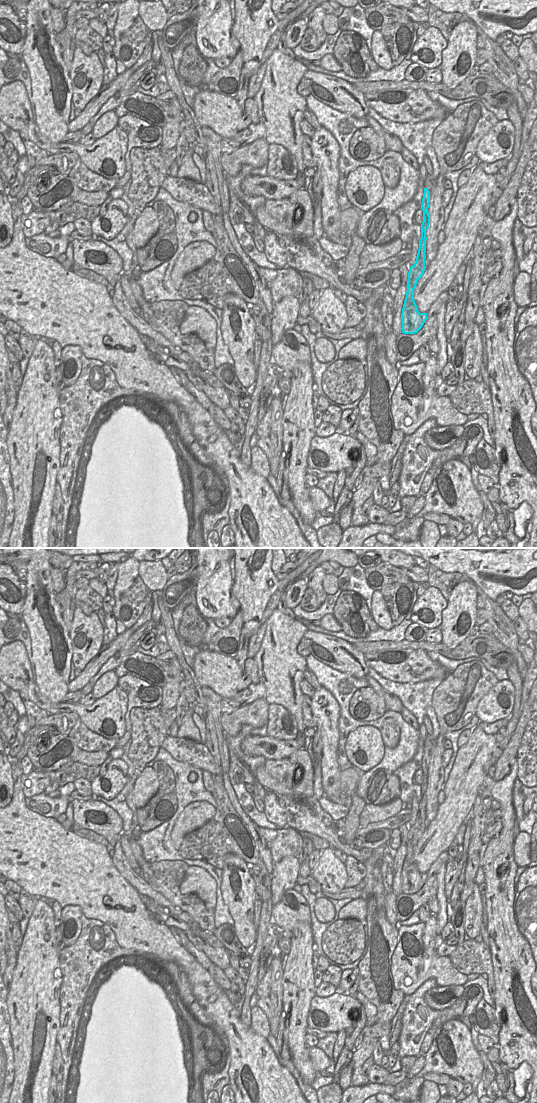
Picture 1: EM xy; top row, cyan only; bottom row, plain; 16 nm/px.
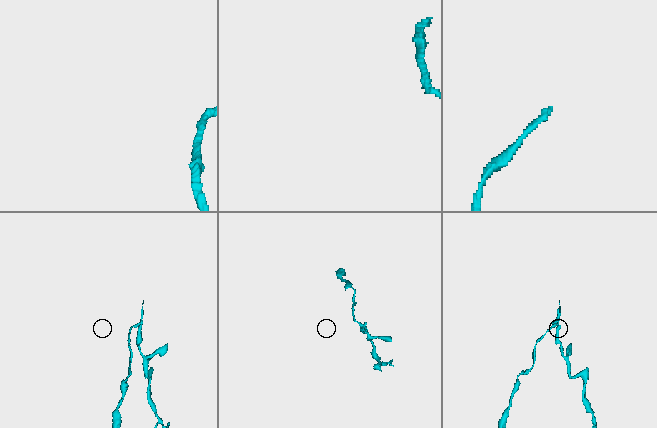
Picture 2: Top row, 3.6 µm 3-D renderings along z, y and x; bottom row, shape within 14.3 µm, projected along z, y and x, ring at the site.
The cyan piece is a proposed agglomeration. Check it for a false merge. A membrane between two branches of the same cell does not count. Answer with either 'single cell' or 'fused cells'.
fused cells

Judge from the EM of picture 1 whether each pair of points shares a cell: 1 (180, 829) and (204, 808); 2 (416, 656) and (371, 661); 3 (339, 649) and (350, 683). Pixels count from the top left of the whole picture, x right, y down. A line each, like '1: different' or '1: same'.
1: same
2: same
3: different

